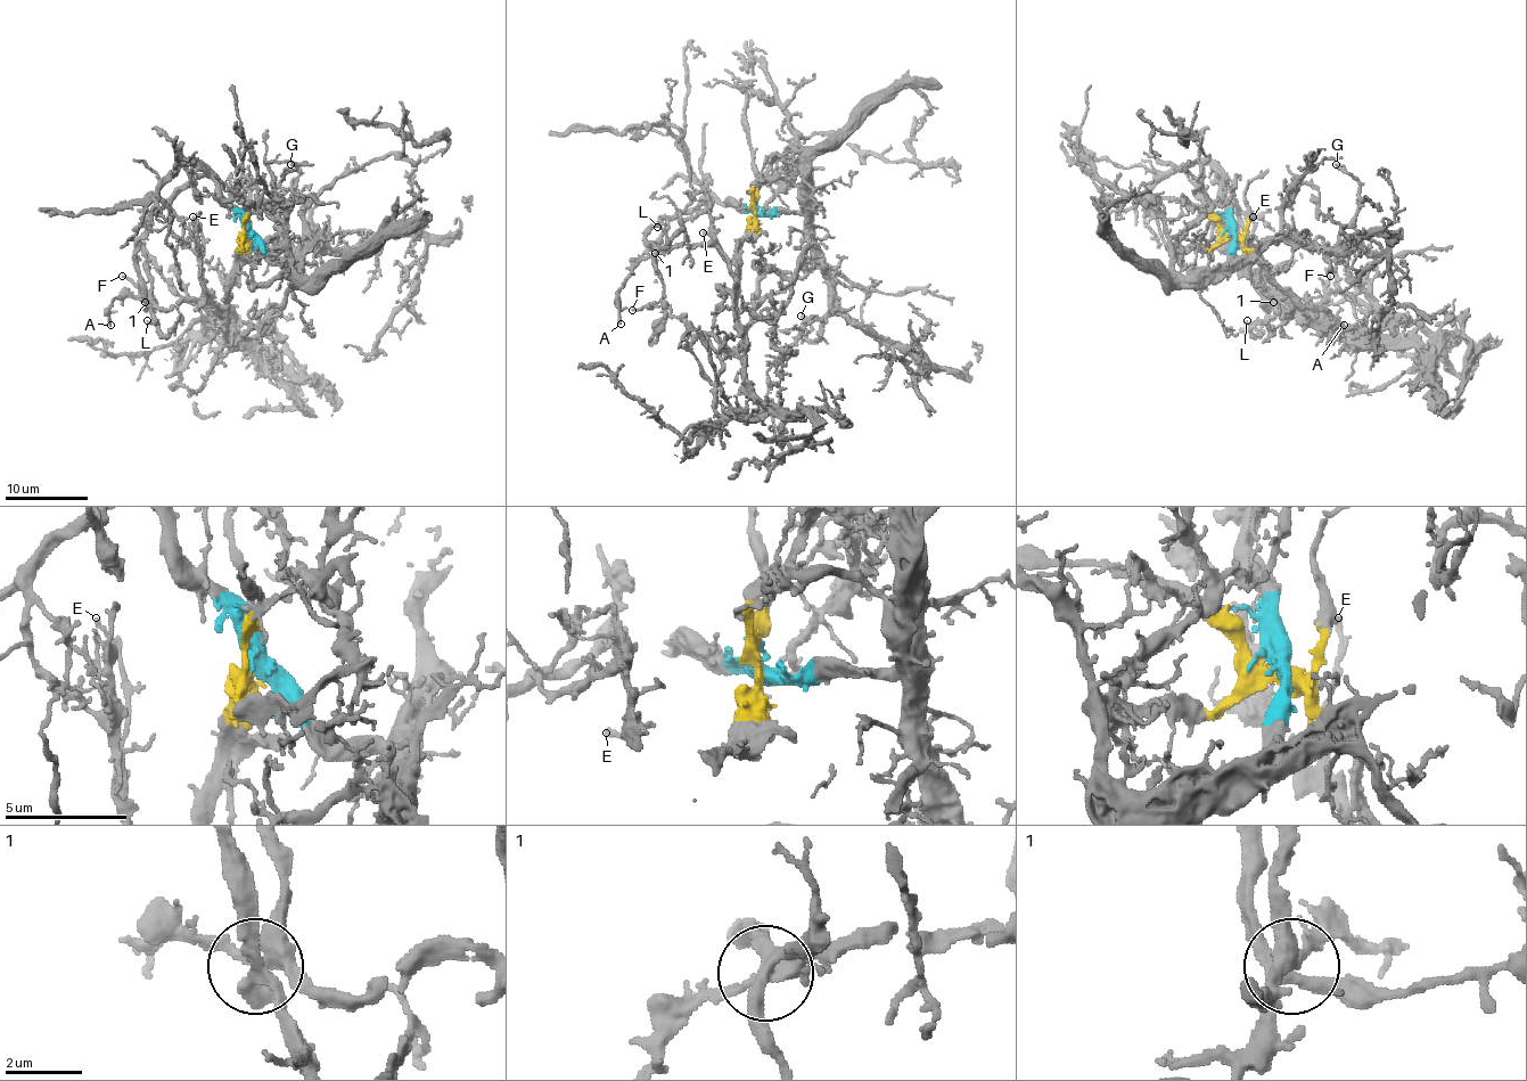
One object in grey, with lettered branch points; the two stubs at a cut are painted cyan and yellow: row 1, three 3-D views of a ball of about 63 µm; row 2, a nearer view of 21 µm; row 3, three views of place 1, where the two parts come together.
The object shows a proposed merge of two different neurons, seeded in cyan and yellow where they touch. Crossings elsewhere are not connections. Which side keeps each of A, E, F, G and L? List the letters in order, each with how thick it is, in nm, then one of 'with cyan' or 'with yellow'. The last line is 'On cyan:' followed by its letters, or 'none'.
A: 180 nm thick; with yellow
E: 160 nm thick; with yellow
F: 150 nm thick; with cyan
G: 190 nm thick; with cyan
L: 90 nm thick; with cyan
On cyan: F, G, L

